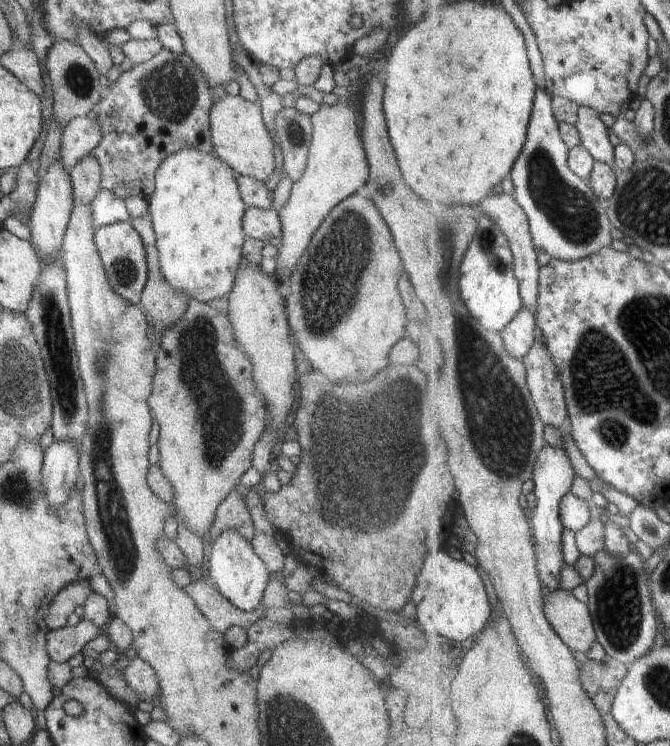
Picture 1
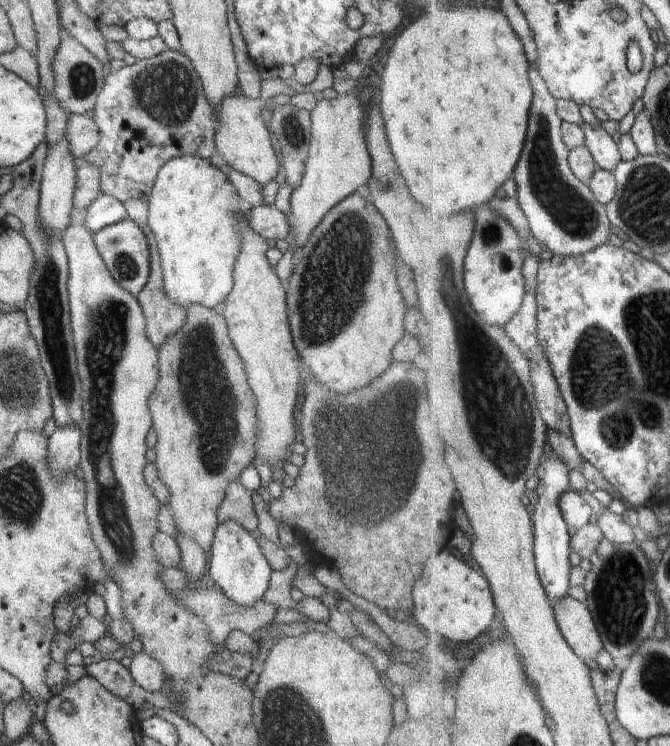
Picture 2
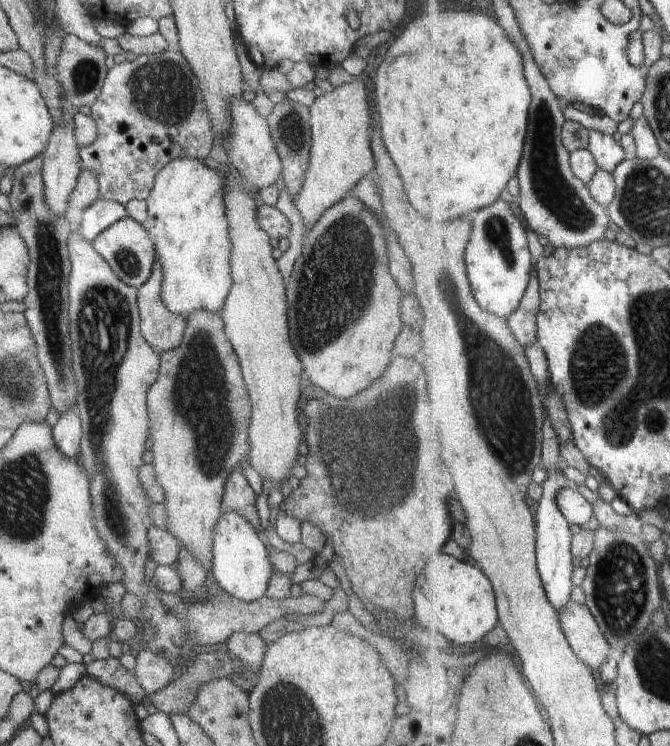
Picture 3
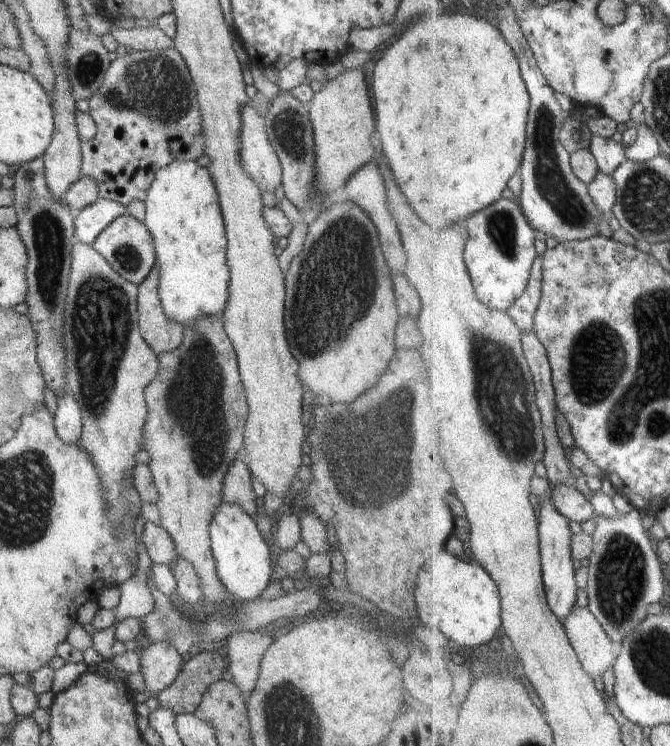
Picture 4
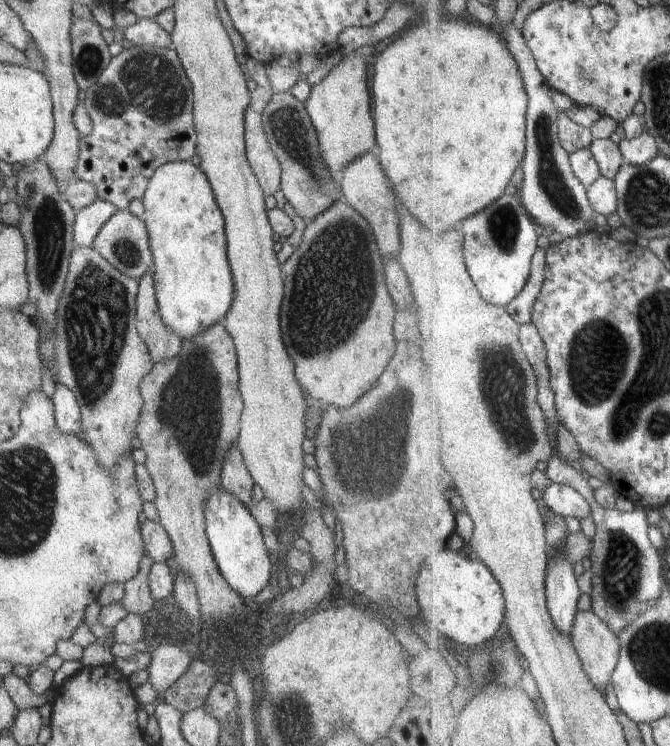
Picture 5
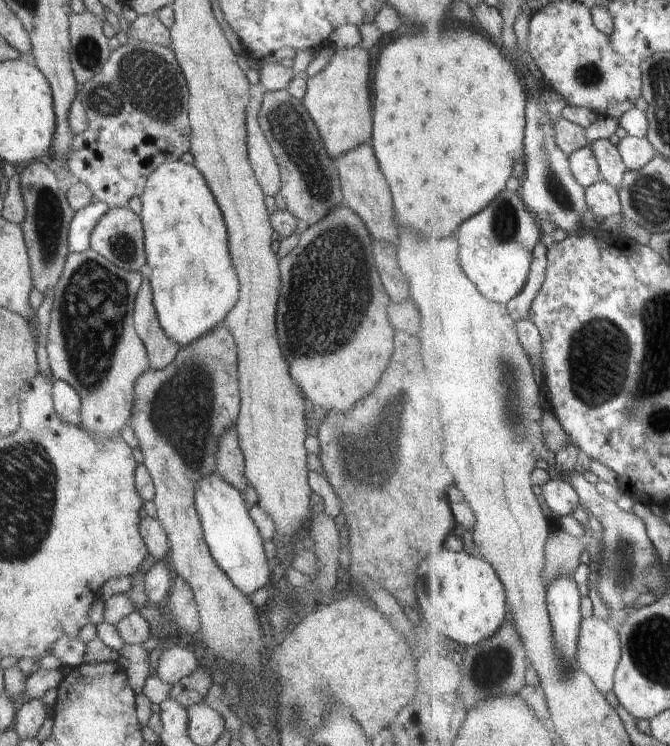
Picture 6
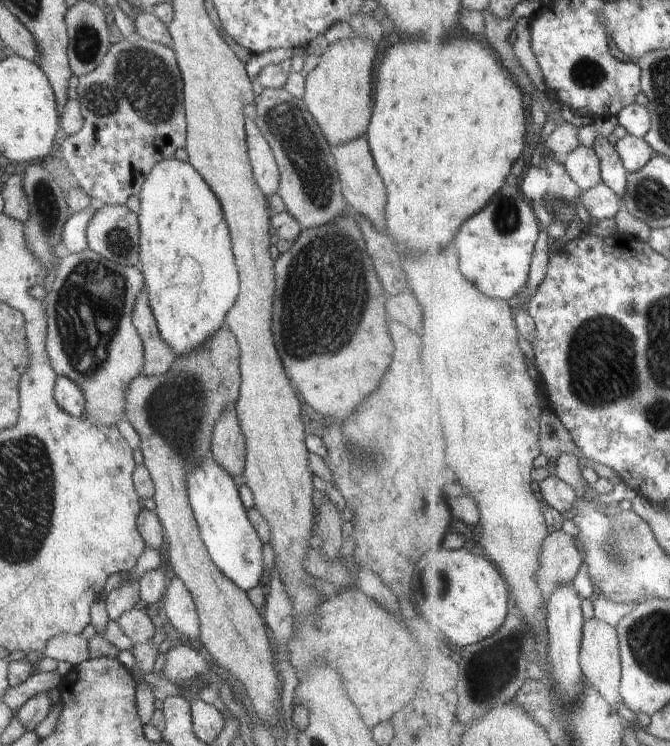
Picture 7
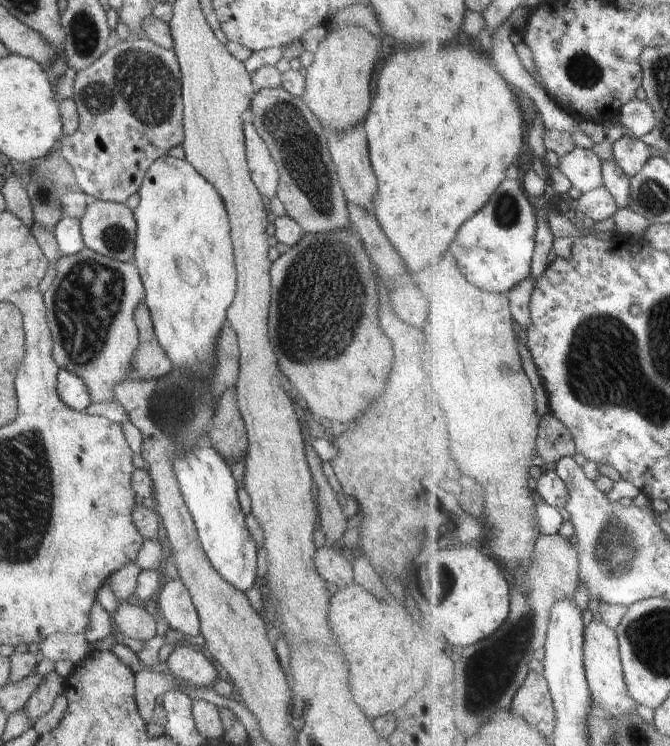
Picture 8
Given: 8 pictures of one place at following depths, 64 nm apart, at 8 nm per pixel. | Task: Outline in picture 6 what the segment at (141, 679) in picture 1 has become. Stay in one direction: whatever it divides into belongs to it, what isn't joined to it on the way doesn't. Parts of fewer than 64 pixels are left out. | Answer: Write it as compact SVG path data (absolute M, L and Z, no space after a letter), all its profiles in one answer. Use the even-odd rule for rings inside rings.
M178 645L164 648L159 657L156 675L164 684L172 686L190 676L198 664L196 656L186 648Z

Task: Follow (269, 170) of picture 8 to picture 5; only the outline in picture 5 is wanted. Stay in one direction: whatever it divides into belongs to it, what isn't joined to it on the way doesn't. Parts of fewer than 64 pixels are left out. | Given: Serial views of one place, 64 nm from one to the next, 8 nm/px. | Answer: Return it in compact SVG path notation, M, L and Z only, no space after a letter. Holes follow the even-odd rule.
M250 107L244 112L244 142L246 162L259 187L264 194L276 194L281 188L281 166L270 148L261 115Z

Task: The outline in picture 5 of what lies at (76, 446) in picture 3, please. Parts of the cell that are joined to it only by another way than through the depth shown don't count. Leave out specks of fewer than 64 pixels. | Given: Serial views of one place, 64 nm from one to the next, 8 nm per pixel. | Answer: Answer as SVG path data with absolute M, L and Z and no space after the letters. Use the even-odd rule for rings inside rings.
M62 383L55 384L56 391L52 396L55 423L62 434L81 435L81 412L78 401L71 390Z

